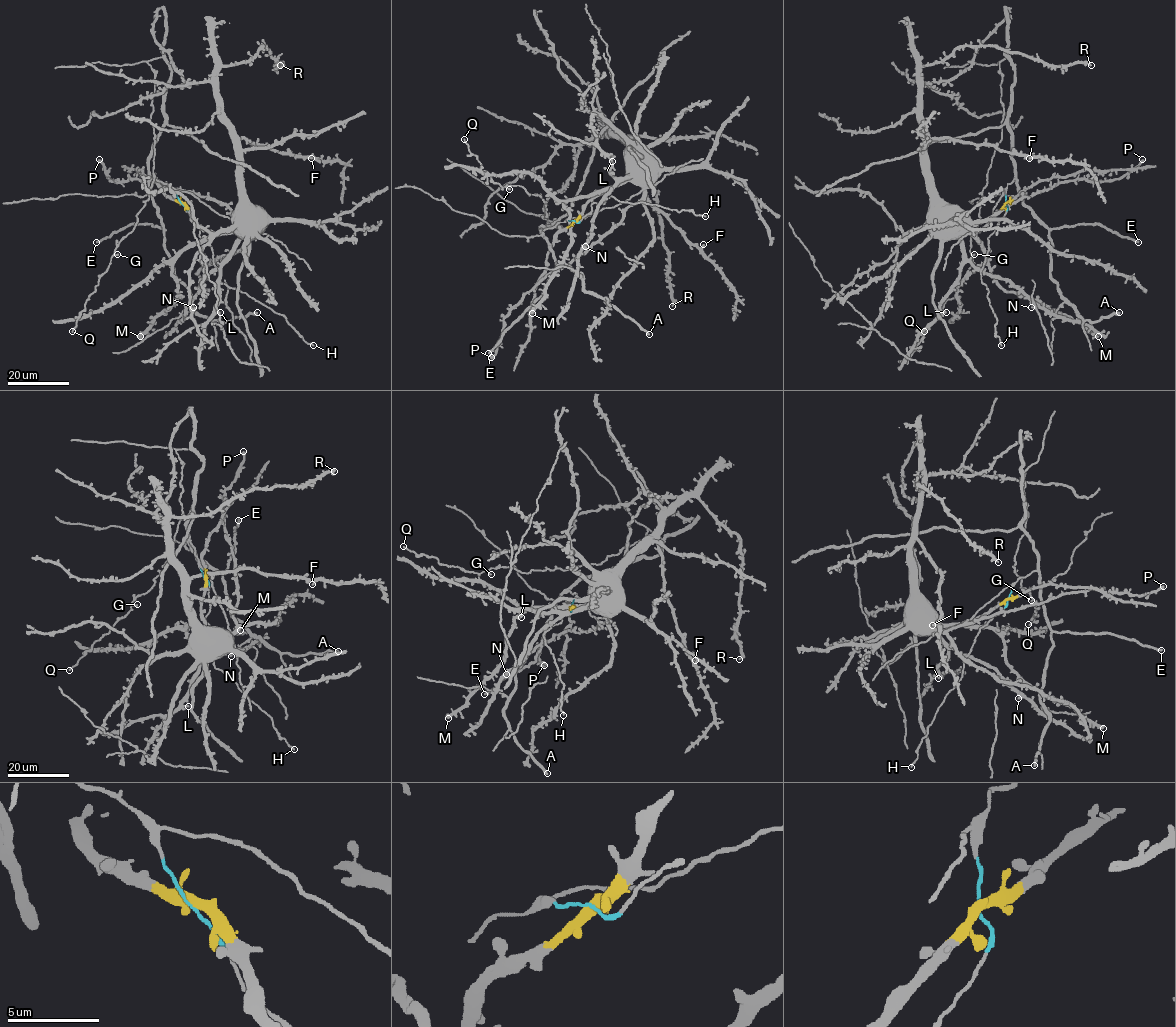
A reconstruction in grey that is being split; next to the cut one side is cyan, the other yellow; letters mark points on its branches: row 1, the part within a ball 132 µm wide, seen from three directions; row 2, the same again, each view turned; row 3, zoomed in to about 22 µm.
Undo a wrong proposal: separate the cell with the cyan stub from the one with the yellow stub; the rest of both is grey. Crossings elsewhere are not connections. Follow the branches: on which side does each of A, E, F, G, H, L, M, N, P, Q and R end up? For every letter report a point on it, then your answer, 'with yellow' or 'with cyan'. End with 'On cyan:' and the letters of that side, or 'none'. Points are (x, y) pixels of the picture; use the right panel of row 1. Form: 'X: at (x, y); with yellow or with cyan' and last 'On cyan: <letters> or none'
A: at (1119, 312); with cyan
E: at (1138, 242); with cyan
F: at (1029, 158); with yellow
G: at (974, 254); with cyan
H: at (1001, 345); with cyan
L: at (946, 312); with yellow
M: at (1098, 336); with yellow
N: at (1031, 307); with yellow
P: at (1142, 159); with yellow
Q: at (924, 331); with cyan
R: at (1091, 65); with yellow
On cyan: A, E, G, H, Q

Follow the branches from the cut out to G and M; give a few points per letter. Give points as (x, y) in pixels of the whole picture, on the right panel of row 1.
G: (1005, 203), (1015, 178), (1007, 57), (1002, 138), (970, 235), (974, 254)
M: (1005, 203), (976, 233), (990, 274), (1005, 290), (1039, 300), (1050, 309), (1082, 322), (1098, 336)

